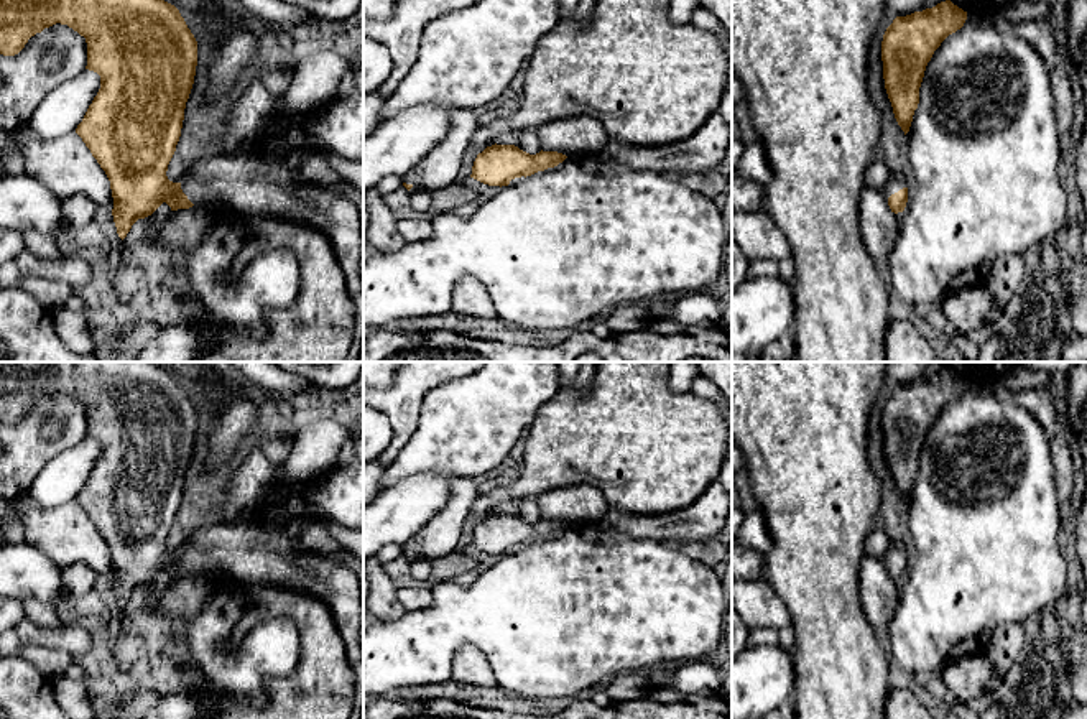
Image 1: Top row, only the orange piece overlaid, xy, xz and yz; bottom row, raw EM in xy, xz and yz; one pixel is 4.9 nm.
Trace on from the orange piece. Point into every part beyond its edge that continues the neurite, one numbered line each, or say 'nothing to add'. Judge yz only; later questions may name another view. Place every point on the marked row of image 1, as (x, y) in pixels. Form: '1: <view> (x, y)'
1: yz (895, 181)

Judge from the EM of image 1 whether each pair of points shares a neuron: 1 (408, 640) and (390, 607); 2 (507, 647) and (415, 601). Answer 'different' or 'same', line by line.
1: different
2: different

